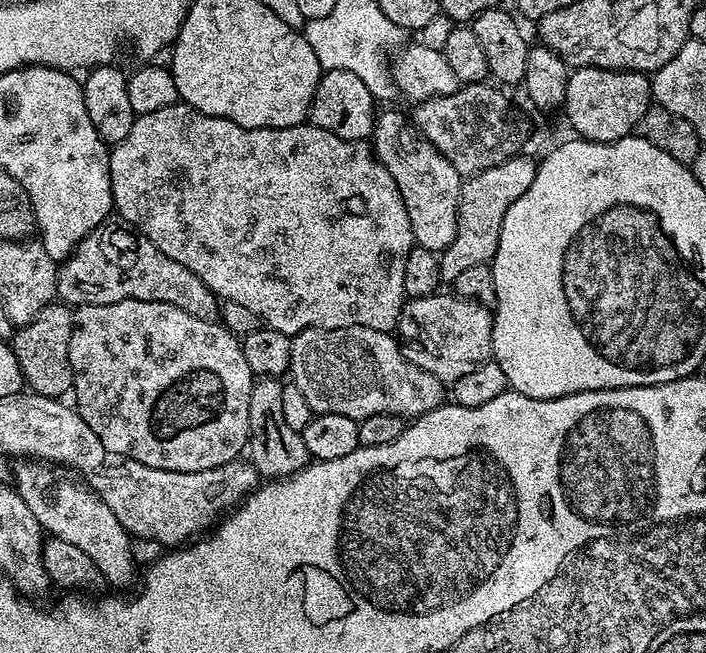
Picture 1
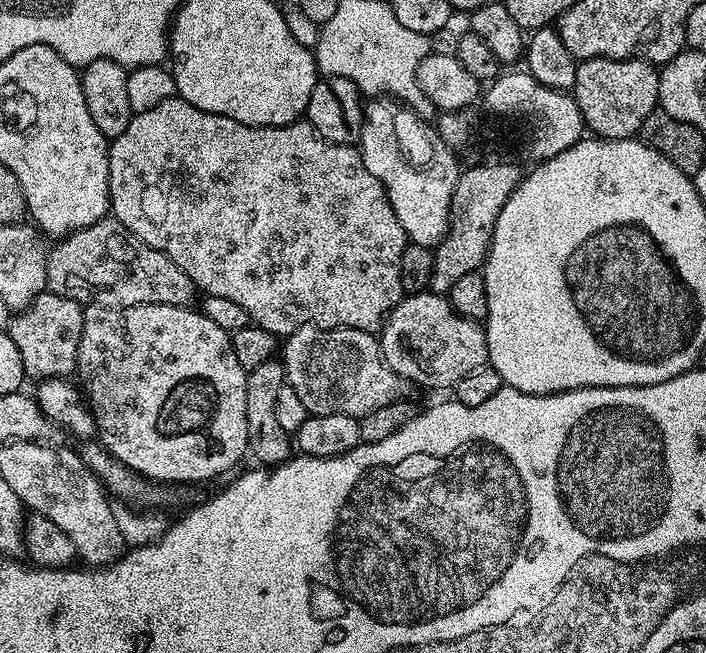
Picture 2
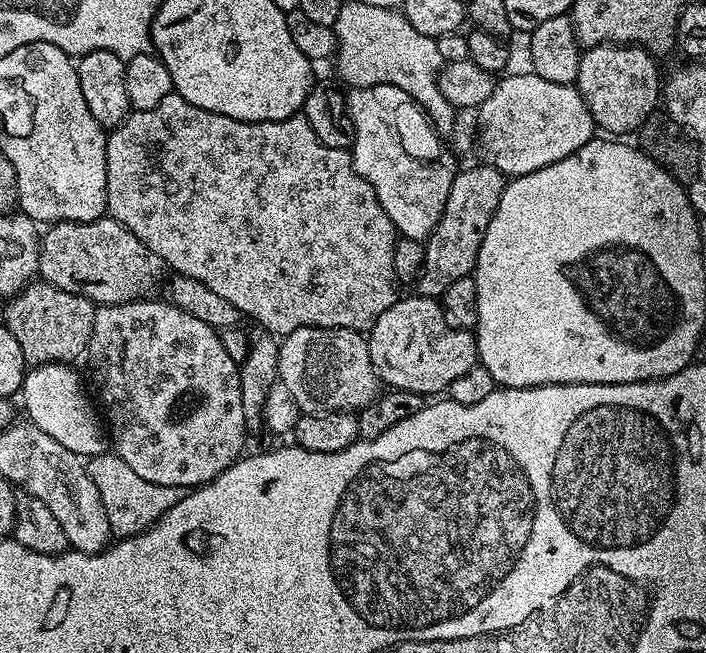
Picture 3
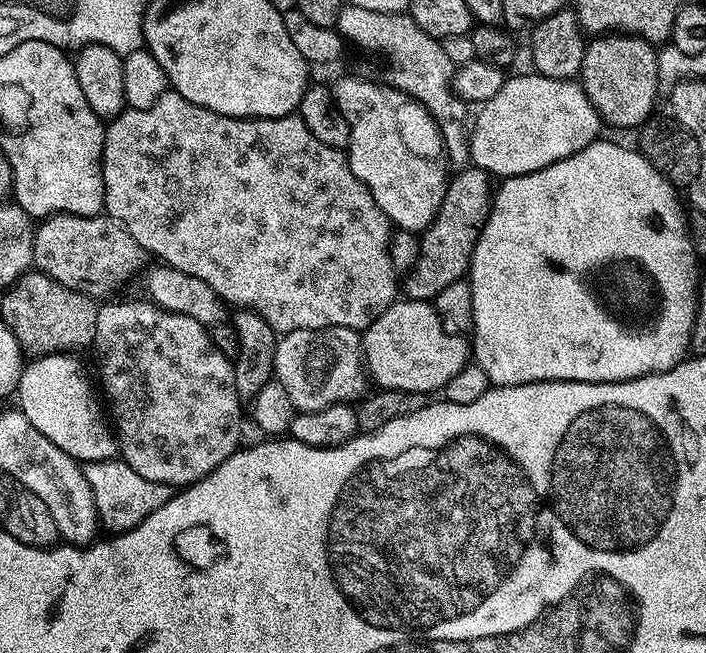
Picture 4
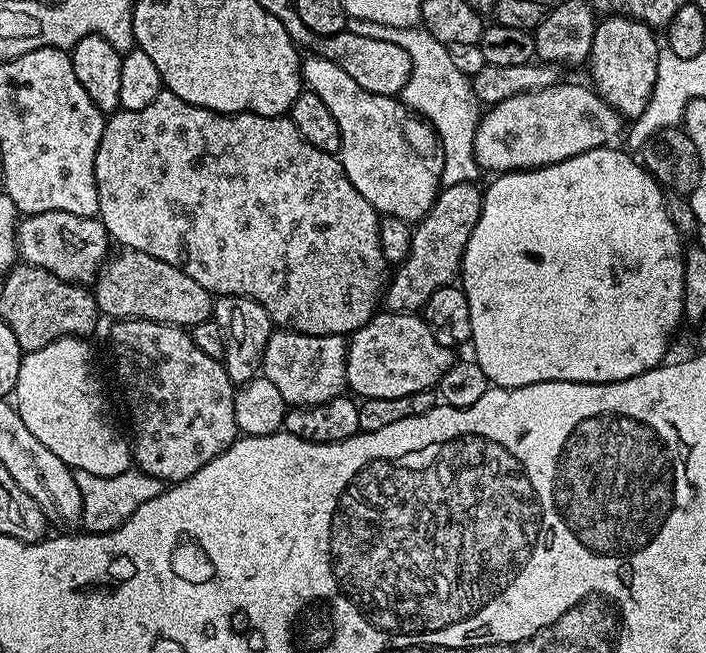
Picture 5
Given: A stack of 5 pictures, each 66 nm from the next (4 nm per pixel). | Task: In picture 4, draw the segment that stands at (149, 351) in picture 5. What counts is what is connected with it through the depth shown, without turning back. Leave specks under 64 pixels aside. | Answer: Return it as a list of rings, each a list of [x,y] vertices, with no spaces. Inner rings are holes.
[[[126,300],[122,304],[104,302],[99,305],[94,353],[96,352],[96,360],[100,363],[100,380],[104,383],[104,392],[108,395],[109,402],[112,403],[110,416],[114,421],[115,435],[118,437],[118,452],[124,463],[138,470],[138,474],[142,474],[144,480],[158,482],[162,486],[173,486],[172,484],[187,486],[196,483],[206,474],[210,474],[218,466],[222,466],[222,462],[226,462],[226,458],[230,458],[241,447],[240,404],[242,404],[242,397],[234,386],[233,361],[228,360],[226,354],[218,350],[218,346],[214,346],[209,329],[205,325],[194,322],[194,318],[167,312],[151,302],[141,301]]]

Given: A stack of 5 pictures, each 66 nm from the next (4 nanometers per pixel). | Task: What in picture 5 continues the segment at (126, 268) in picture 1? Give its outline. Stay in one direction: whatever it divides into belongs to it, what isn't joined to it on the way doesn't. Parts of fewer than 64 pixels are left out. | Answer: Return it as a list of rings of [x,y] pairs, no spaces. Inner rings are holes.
[[[43,212],[24,216],[16,226],[16,251],[19,259],[42,270],[50,270],[71,284],[91,285],[109,259],[110,237],[106,226],[96,216],[65,212]]]

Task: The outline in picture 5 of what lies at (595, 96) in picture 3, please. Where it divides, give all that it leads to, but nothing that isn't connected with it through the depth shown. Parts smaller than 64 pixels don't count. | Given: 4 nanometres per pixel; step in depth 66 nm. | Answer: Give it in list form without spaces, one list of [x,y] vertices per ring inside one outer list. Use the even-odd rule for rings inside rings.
[[[608,14],[596,25],[594,42],[590,46],[590,54],[586,61],[586,68],[592,71],[590,84],[596,95],[601,96],[622,118],[639,118],[642,110],[646,110],[650,102],[658,74],[658,58],[662,51],[661,45],[656,45],[656,36],[657,33],[653,29],[642,21],[635,20],[633,16]]]

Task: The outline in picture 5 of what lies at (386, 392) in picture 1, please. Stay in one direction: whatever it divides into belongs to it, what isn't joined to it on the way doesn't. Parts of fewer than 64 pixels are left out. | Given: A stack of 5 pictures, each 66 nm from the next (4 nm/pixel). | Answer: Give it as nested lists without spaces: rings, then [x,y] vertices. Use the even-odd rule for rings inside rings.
[[[276,330],[266,346],[262,375],[278,386],[289,406],[317,404],[345,391],[347,357],[348,345],[343,336],[311,336],[305,332]]]

